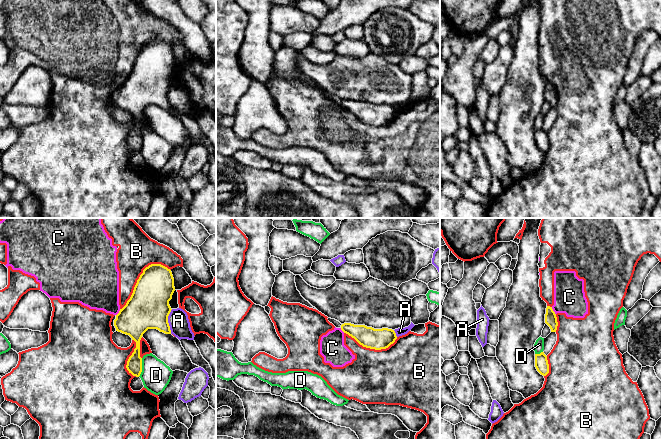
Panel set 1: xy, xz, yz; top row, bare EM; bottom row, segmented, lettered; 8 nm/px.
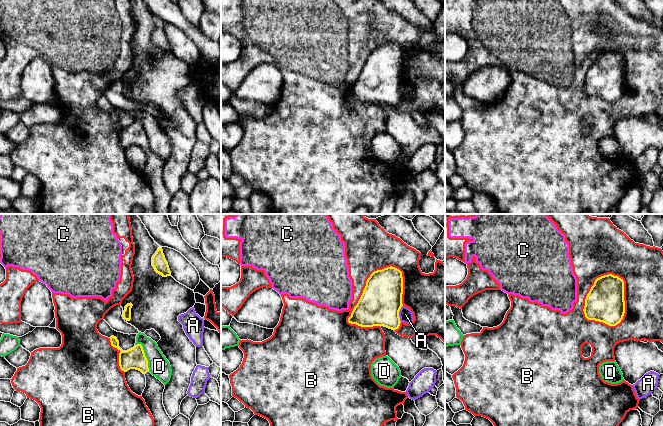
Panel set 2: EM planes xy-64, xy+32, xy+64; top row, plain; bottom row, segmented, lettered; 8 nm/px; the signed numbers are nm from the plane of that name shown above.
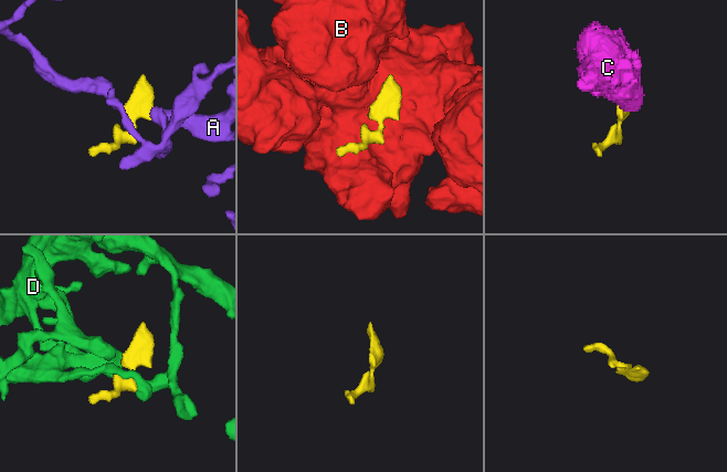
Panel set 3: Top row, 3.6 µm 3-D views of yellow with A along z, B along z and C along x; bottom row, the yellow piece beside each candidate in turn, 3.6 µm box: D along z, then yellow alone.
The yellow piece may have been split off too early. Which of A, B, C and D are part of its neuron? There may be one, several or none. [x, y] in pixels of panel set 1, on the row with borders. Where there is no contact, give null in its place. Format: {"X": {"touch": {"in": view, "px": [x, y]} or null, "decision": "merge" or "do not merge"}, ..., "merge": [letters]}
{"A": {"touch": {"in": "xy", "px": [167, 321]}, "decision": "do not merge"}, "B": {"touch": {"in": "xy", "px": [140, 276]}, "decision": "do not merge"}, "C": {"touch": {"in": "yz", "px": [553, 311]}, "decision": "do not merge"}, "D": {"touch": {"in": "xy", "px": [141, 367]}, "decision": "do not merge"}, "merge": []}

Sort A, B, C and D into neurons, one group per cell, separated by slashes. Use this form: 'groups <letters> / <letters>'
groups A / B C / D

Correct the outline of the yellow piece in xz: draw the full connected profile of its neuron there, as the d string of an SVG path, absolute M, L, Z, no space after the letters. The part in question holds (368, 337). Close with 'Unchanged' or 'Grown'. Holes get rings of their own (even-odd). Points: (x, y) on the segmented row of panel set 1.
M344 323L341 330L363 347L375 350L386 349L397 339L395 331L388 328L374 329L365 325Z. Unchanged

